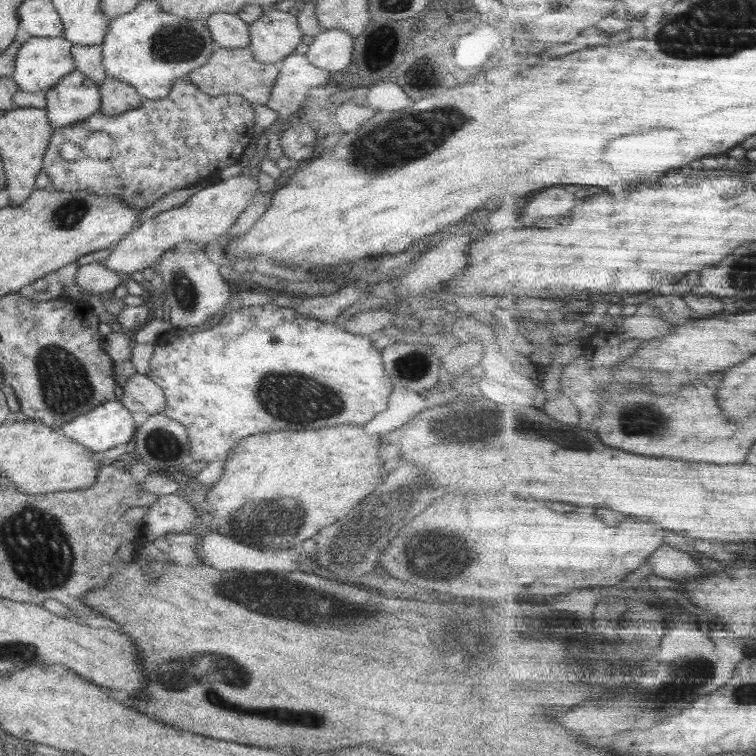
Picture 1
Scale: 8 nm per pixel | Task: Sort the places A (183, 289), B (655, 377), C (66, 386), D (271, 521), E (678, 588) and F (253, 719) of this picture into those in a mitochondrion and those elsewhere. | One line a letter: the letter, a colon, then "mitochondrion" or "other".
A: mitochondrion
B: mitochondrion
C: mitochondrion
D: mitochondrion
E: other
F: other

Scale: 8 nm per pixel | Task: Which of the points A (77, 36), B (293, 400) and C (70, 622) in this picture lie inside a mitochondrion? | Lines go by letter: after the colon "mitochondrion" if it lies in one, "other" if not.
A: other
B: mitochondrion
C: other

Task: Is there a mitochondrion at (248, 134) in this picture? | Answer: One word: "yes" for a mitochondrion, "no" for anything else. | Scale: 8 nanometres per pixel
no

